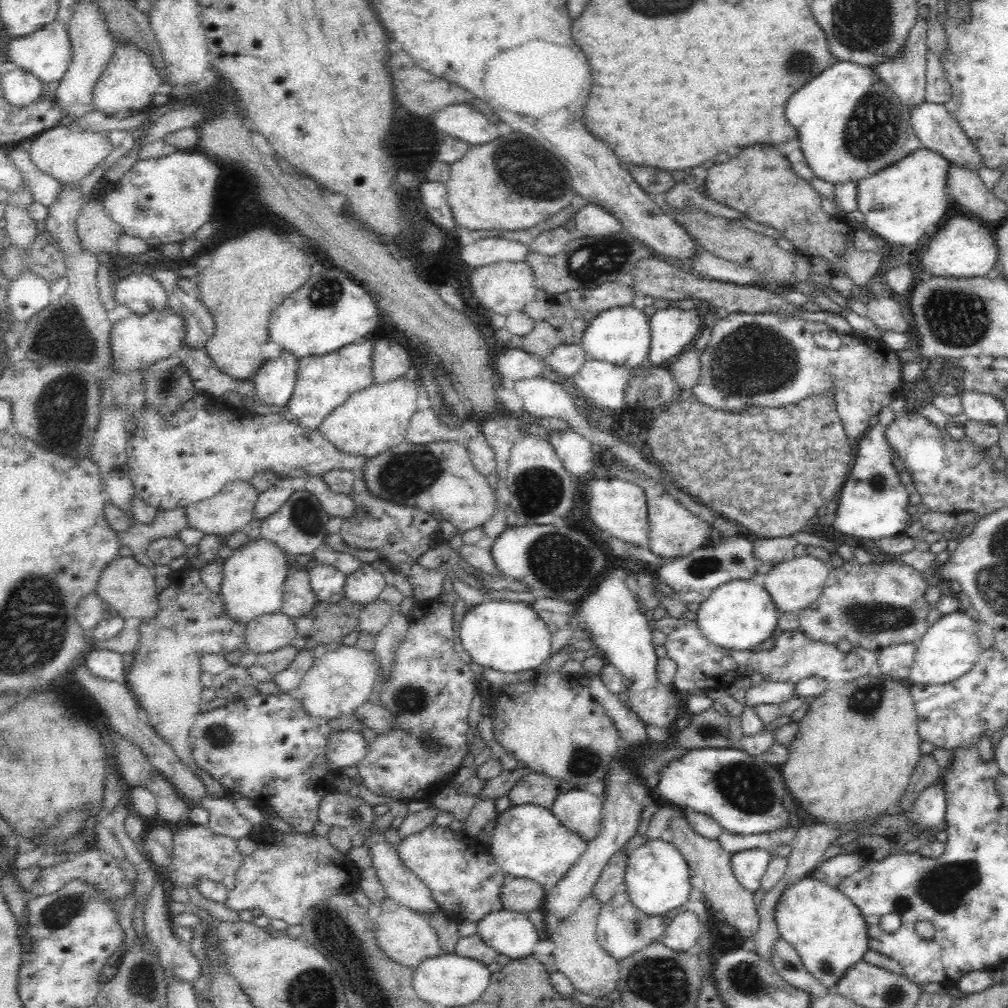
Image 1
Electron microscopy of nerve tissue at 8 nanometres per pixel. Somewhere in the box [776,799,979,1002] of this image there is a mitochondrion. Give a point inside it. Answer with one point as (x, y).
(827, 967)

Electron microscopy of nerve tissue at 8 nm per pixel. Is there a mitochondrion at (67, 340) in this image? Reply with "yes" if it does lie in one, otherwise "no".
yes

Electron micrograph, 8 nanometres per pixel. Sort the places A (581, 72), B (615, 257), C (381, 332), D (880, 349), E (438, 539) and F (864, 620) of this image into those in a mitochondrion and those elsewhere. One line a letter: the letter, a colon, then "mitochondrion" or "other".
A: other
B: mitochondrion
C: other
D: other
E: other
F: mitochondrion

